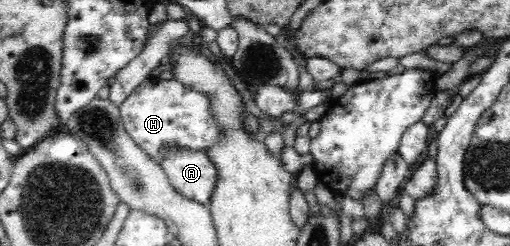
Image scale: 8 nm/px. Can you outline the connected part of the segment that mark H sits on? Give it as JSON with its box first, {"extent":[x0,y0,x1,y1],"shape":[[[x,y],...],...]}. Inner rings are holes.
{"extent":[118,74,219,162],"shape":[[[155,74],[137,86],[137,90],[118,108],[129,136],[157,162],[161,162],[171,148],[203,151],[215,142],[219,132],[204,94],[186,90],[177,80],[158,80]]]}

